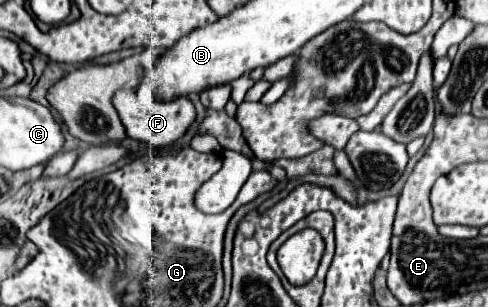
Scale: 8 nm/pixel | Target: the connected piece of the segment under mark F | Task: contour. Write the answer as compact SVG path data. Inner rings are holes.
M137 89L117 91L113 97L113 105L119 111L127 136L145 142L153 148L173 145L177 139L181 139L187 133L187 129L193 125L197 117L195 107L187 97L173 99L169 103L157 103L153 95L139 95Z

